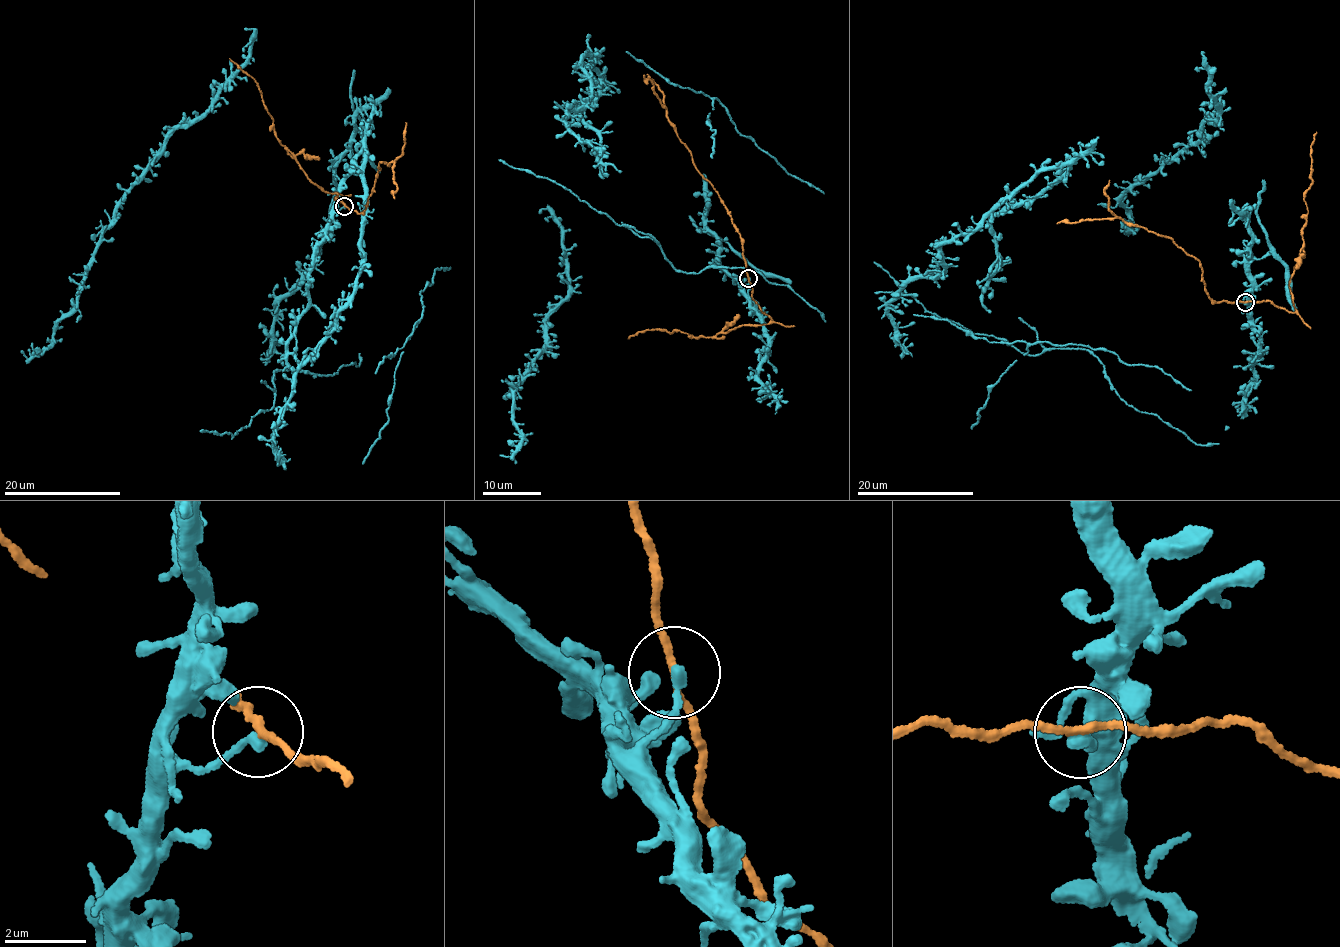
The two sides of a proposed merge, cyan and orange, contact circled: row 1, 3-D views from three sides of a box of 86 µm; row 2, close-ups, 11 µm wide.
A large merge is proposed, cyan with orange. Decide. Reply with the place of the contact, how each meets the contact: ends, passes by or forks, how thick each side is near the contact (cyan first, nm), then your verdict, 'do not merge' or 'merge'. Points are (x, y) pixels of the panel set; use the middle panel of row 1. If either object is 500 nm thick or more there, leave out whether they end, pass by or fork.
(748, 278) | cyan ends | orange passes by | 280/170 nm | merge

